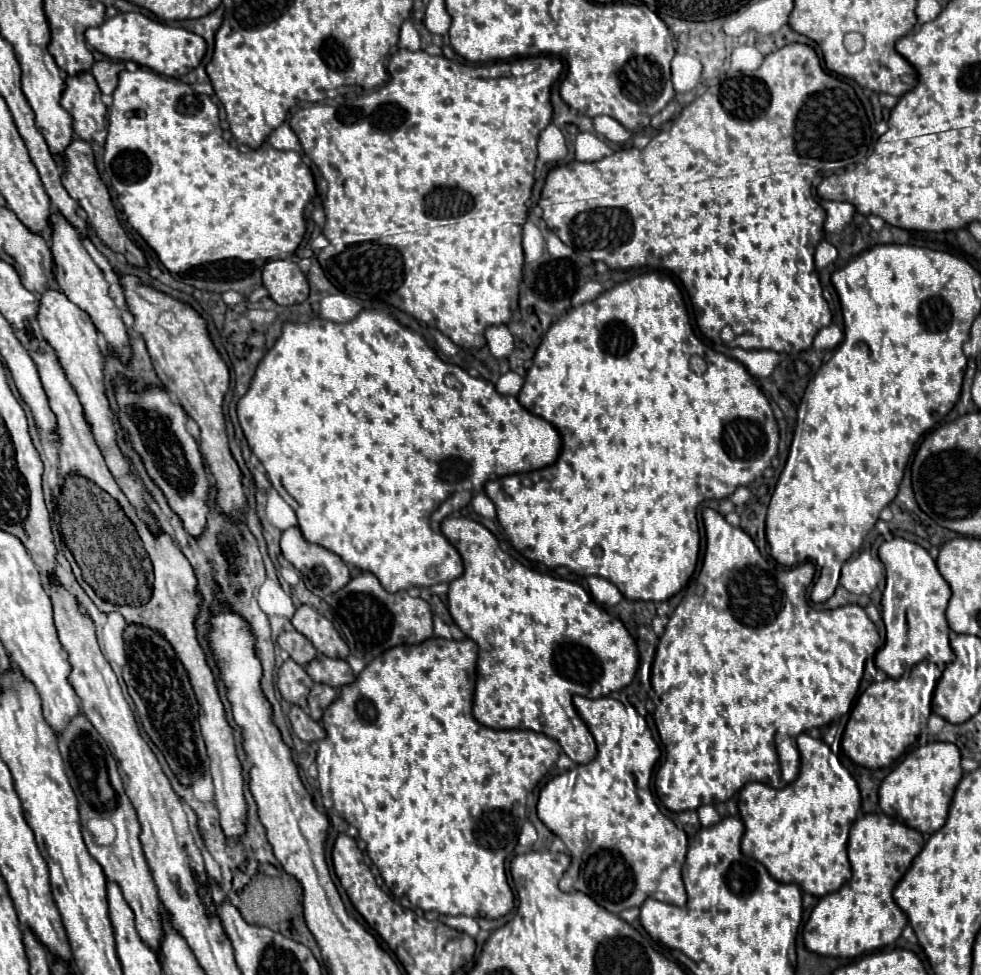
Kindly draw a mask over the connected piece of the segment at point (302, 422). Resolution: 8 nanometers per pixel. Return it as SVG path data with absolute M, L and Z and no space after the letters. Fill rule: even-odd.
M364 309L354 320L346 324L336 324L320 318L314 318L306 324L286 322L282 328L282 336L260 360L248 392L238 402L238 420L252 452L264 464L272 486L294 508L304 538L338 554L346 564L354 564L360 570L372 572L382 582L386 592L392 594L414 586L424 588L434 586L438 582L452 582L454 578L458 578L462 574L462 558L458 550L454 550L454 546L442 534L442 520L454 514L456 510L468 506L470 500L484 490L484 484L488 480L546 468L556 462L562 448L558 430L554 430L554 426L544 418L530 414L516 400L516 396L498 394L492 382L472 378L462 368L444 362L420 334L400 326L392 316L376 309ZM448 376L452 376L456 382L448 384Z

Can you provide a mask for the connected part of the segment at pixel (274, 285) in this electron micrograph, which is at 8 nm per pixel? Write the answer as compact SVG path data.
M272 260L262 272L270 298L280 306L302 304L308 298L308 280L292 260Z

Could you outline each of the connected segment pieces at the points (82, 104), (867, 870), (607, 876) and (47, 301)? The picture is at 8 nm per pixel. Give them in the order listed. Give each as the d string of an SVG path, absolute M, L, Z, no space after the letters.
M92 74L68 76L66 90L60 100L62 108L70 112L74 120L74 136L92 142L94 132L104 130L106 106L102 102L102 92Z
M886 814L860 816L852 824L848 838L852 878L840 890L818 900L802 932L806 948L822 956L858 958L862 954L878 952L896 942L896 938L908 924L908 918L894 902L892 890L908 870L912 860L920 854L922 846L924 838L918 830Z
M575 695L574 706L590 728L598 744L598 754L590 764L582 764L552 778L542 788L538 800L538 818L558 838L562 838L572 854L572 864L566 872L570 888L584 890L584 894L588 894L590 898L594 896L594 900L612 914L620 914L622 910L632 906L642 906L642 902L650 896L668 904L686 906L686 890L682 882L682 866L688 850L686 832L676 828L676 824L658 810L650 790L650 780L655 779L660 768L657 765L662 764L666 757L666 753L661 750L663 744L653 715L636 712L635 706L625 706L610 696L590 700Z
M48 288L40 294L40 306L38 306L38 326L40 326L40 334L52 344L52 348L56 350L58 354L58 360L70 380L70 384L74 386L82 406L84 406L84 414L86 414L86 420L92 424L92 432L94 432L94 438L98 442L98 446L102 448L104 452L104 458L106 458L106 464L110 468L110 472L114 474L114 478L118 480L122 492L130 498L132 506L138 510L140 518L152 528L152 532L158 532L160 524L158 520L154 518L154 514L150 512L150 506L148 502L144 500L144 494L142 494L142 486L140 482L136 480L136 476L130 472L130 464L124 456L118 454L116 450L116 432L114 432L114 426L112 426L112 410L110 410L110 404L108 404L108 398L104 394L104 382L102 382L102 354L100 354L100 348L98 348L98 332L96 332L96 326L94 322L90 320L90 316L80 310L76 304L72 304L60 290L54 290L54 288Z

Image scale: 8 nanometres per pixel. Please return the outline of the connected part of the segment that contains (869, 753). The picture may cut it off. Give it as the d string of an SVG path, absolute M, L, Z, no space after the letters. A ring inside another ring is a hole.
M920 662L911 670L909 678L886 678L884 682L870 684L855 702L842 748L852 762L866 768L886 768L903 754L928 743L927 721L932 713L932 698L936 682L942 672L932 662Z

